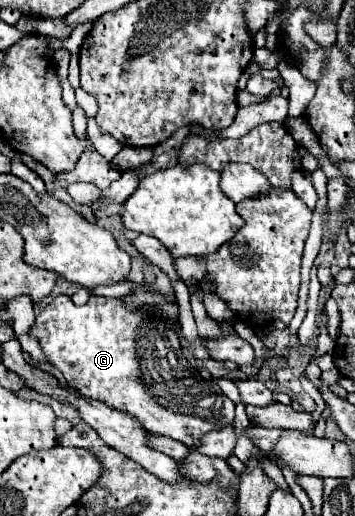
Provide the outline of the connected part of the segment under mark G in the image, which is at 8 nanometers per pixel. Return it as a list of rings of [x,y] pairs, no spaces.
[[[57,296],[35,320],[29,332],[43,348],[49,364],[59,368],[71,388],[87,398],[101,400],[107,406],[127,412],[147,432],[163,434],[183,442],[187,448],[201,444],[201,436],[233,424],[235,404],[221,392],[213,380],[203,380],[181,354],[179,336],[165,328],[161,320],[147,320],[147,312],[131,312],[119,298],[91,296],[85,306],[75,306],[69,296]]]

